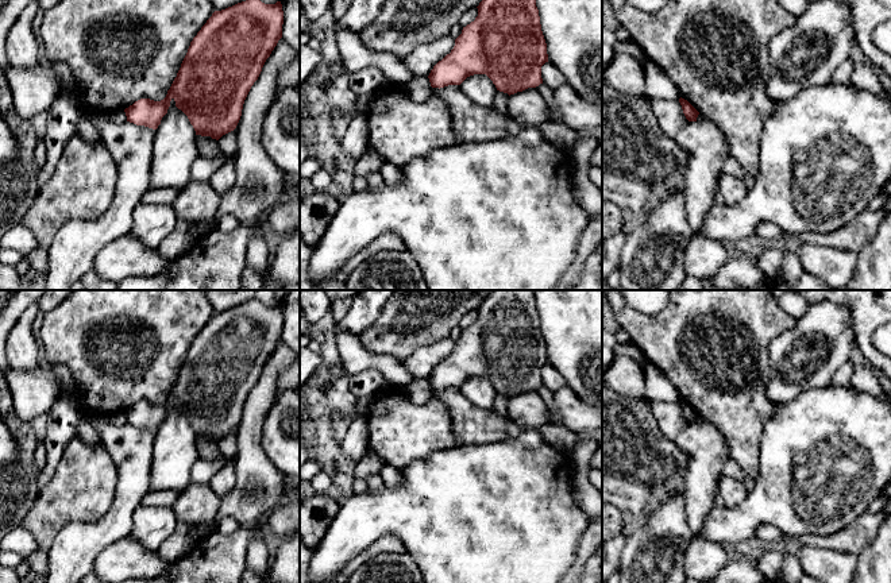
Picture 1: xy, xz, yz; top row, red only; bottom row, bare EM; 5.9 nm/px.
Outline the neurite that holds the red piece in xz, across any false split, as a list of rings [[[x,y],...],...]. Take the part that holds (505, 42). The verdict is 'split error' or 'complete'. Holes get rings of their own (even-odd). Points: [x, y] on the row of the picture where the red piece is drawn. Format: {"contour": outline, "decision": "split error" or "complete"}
{"contour": [[[482,0],[477,8],[475,20],[463,27],[451,53],[431,70],[428,76],[431,86],[440,89],[448,85],[460,85],[470,76],[486,74],[497,90],[510,96],[543,84],[541,66],[548,62],[548,54],[536,0]]], "decision": "complete"}

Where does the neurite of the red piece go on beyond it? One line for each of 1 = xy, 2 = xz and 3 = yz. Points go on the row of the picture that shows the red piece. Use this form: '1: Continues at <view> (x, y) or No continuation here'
1: No continuation here
2: No continuation here
3: No continuation here

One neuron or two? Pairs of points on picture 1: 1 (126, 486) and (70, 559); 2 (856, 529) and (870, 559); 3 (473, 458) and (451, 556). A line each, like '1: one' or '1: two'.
1: one
2: two
3: one

